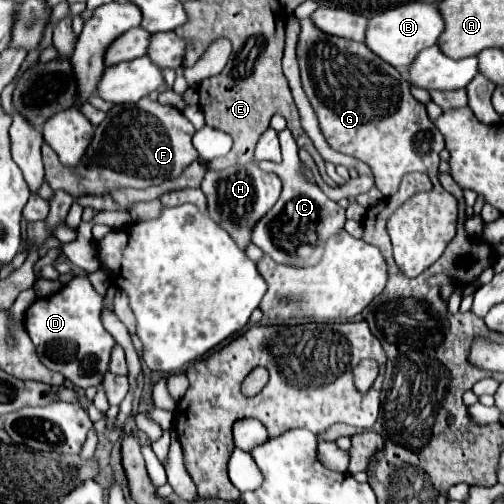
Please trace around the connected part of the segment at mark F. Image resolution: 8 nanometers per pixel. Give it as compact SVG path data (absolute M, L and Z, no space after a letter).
M148 97L138 103L114 105L106 119L96 127L96 137L86 151L86 159L80 163L78 173L72 173L60 165L58 155L48 143L42 145L42 161L46 169L46 183L58 191L70 193L74 199L82 195L106 195L120 187L146 189L160 185L166 179L178 177L190 163L198 159L198 151L192 145L194 125L182 111L170 105L160 105Z

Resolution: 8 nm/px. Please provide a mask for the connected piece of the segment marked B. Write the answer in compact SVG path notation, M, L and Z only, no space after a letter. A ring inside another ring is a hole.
M406 3L394 9L388 9L380 15L374 15L368 21L366 27L366 37L364 43L368 45L368 49L378 55L380 59L384 59L386 63L390 63L392 67L396 67L398 71L406 69L408 63L412 63L412 59L416 59L416 55L424 49L424 47L432 47L438 37L444 31L444 21L438 13L436 5L430 3Z

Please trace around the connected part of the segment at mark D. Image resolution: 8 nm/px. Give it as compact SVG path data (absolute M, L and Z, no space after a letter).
M74 277L62 291L40 297L24 317L26 331L36 347L38 359L52 371L62 373L74 387L98 387L108 371L114 337L102 325L102 297L94 291L88 277Z

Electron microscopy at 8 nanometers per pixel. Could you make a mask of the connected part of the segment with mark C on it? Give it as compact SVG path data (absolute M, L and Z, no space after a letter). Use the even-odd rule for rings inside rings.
M284 129L280 133L280 145L282 145L284 161L280 165L276 165L276 171L282 171L284 191L282 191L282 197L278 199L278 203L272 207L272 211L264 219L260 219L260 223L256 223L254 233L252 233L252 241L266 255L270 255L276 263L296 265L298 249L304 245L304 239L306 237L308 239L320 237L320 241L324 241L330 235L338 235L344 229L346 215L344 215L344 209L336 201L330 201L320 191L318 185L310 183L302 175L302 163L298 157L298 147L296 147L296 141L288 129Z

